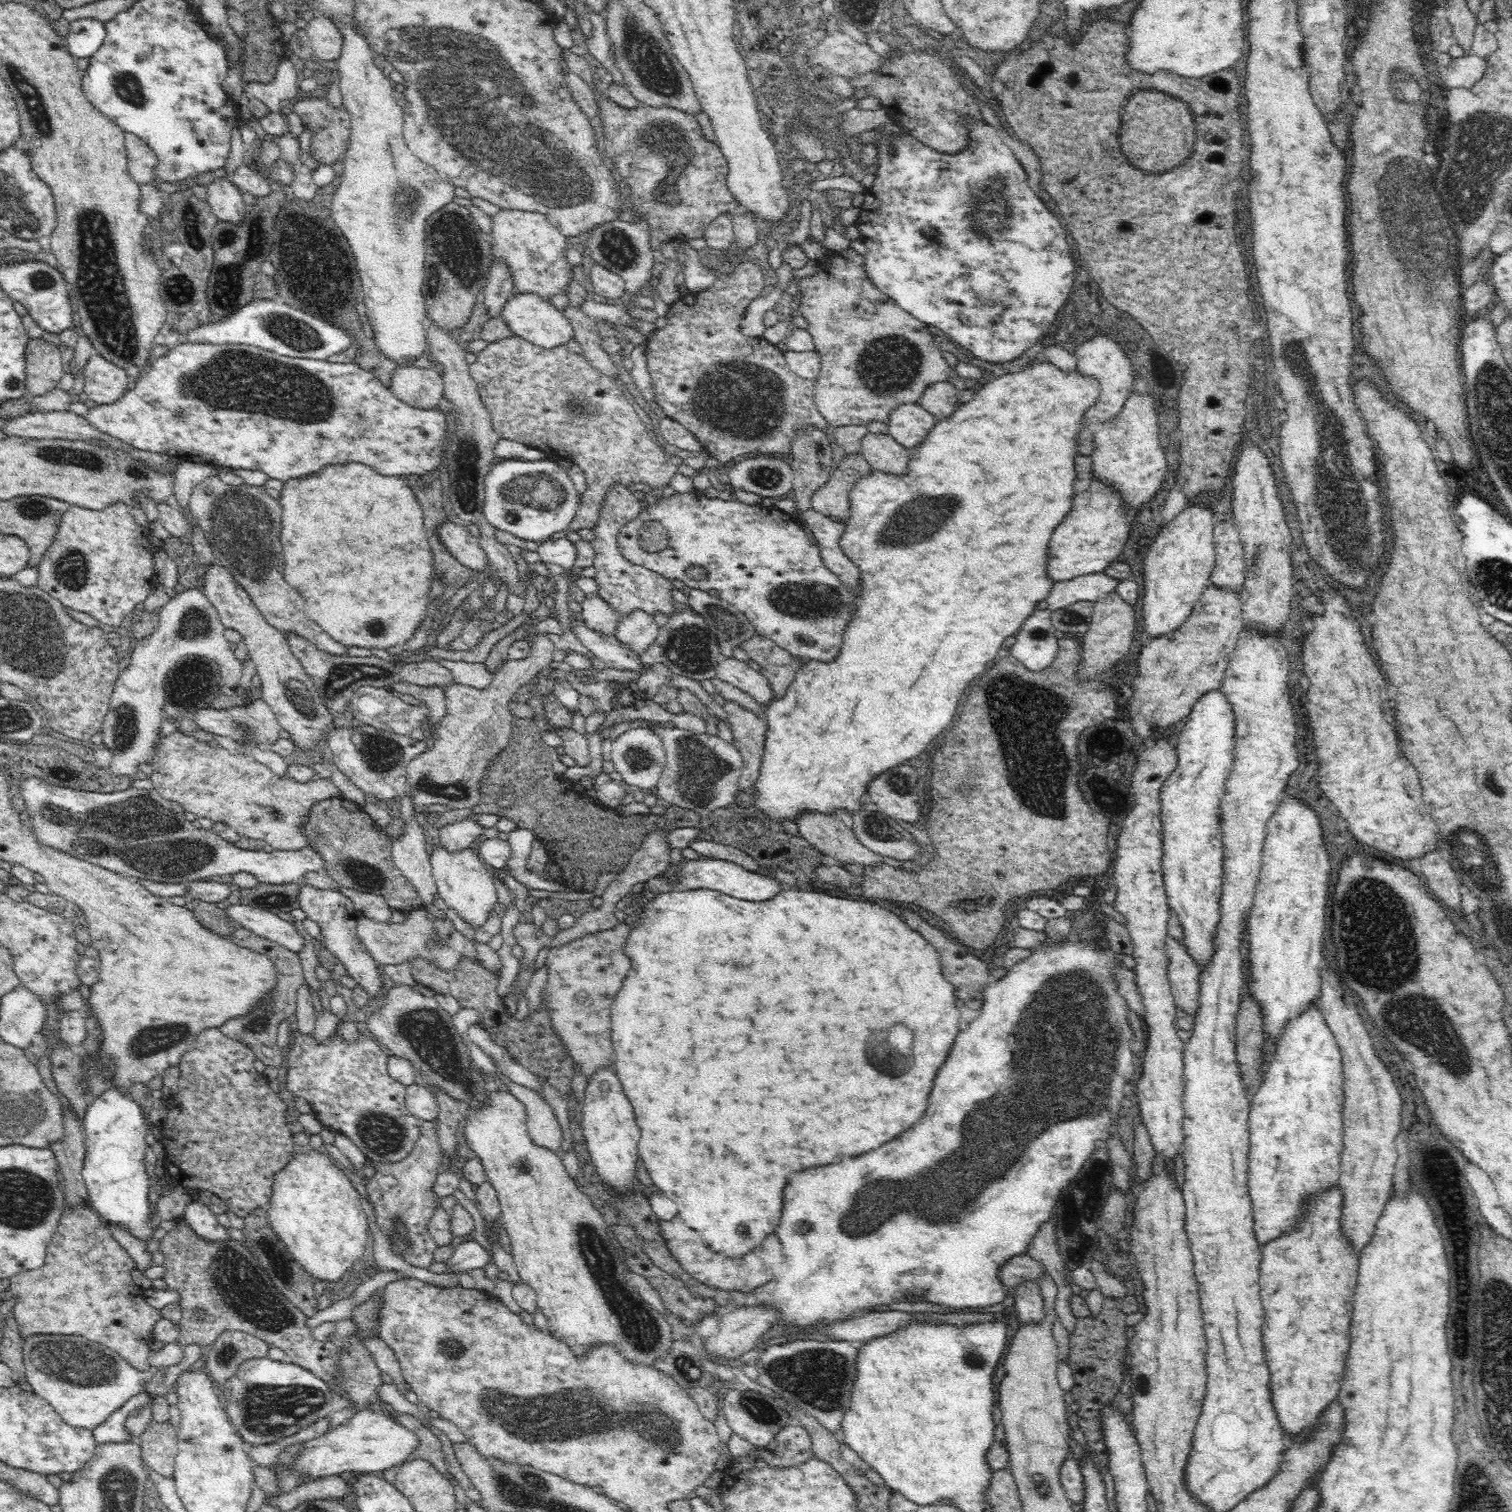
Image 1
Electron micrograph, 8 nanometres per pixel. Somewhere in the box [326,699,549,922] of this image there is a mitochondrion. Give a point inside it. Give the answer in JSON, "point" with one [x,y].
{"point":[382,753]}

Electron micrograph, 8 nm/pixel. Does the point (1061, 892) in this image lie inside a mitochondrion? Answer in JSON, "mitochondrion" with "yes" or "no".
{"mitochondrion":"no"}

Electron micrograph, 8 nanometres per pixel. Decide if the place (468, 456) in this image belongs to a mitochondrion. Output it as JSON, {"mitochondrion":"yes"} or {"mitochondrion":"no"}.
{"mitochondrion":"yes"}

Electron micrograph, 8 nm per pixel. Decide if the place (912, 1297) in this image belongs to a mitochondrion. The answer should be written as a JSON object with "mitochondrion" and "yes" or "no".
{"mitochondrion":"no"}

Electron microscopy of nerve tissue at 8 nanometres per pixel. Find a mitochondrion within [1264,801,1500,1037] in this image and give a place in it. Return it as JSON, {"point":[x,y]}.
{"point":[1478,863]}

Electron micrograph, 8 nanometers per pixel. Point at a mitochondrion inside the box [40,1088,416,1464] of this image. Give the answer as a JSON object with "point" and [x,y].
{"point":[253,1299]}

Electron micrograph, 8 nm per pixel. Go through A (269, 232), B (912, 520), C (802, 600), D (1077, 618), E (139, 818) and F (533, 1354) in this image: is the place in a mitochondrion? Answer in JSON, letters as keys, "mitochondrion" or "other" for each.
{"A":"other","B":"mitochondrion","C":"mitochondrion","D":"mitochondrion","E":"mitochondrion","F":"other"}

